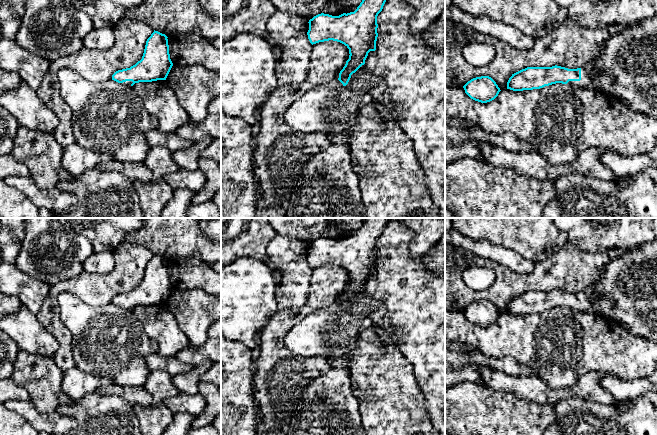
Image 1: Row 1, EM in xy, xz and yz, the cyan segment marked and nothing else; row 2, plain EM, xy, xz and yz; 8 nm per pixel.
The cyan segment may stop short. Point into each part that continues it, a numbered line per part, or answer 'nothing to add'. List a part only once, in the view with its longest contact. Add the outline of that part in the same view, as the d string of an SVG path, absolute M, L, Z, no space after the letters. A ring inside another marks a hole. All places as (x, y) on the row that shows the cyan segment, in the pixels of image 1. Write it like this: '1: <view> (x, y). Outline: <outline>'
1: yz (627, 64). Outline: M657 15L629 26L607 40L597 57L581 67L581 80L569 81L575 88L593 87L609 98L619 100L628 109L657 118Z

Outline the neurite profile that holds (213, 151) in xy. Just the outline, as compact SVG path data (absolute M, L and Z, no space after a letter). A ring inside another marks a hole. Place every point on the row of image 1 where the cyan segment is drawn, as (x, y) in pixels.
M213 139L201 153L201 158L213 159L221 164L221 139Z

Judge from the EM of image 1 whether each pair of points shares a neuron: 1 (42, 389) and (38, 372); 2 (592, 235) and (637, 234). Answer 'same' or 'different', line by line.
1: same
2: same

